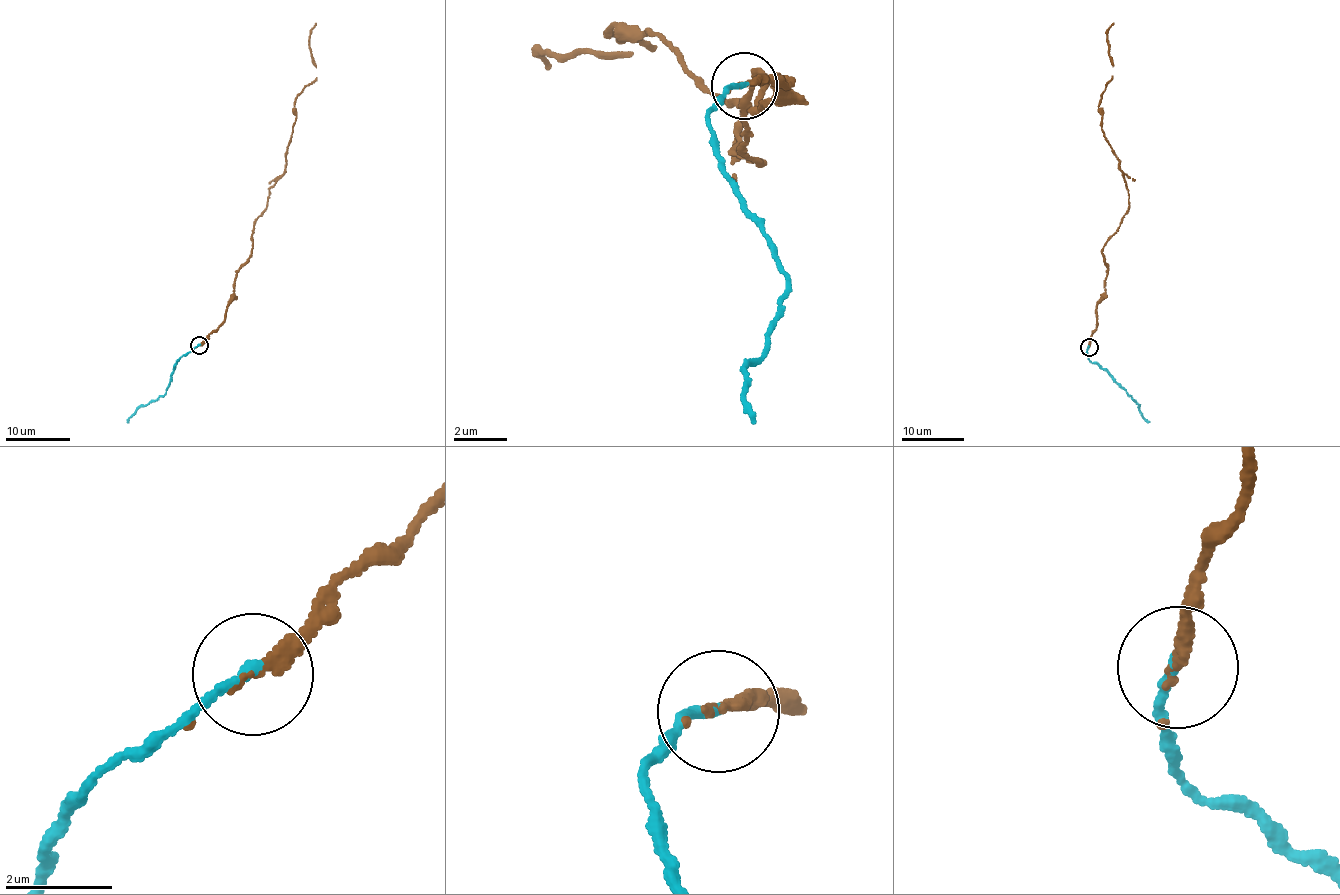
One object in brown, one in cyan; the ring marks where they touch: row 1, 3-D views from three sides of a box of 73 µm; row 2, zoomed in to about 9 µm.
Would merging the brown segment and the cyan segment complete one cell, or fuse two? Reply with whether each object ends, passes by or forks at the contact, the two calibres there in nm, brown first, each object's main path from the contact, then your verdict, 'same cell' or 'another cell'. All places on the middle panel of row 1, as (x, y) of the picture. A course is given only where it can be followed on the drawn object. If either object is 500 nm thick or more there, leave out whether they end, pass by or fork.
brown passes by; cyan ends; calibres 150 and 200 nm; course brown (745, 87), (790, 79), (754, 110), (755, 71), (737, 108), (764, 160), (655, 32), (544, 67); course cyan (745, 87), (727, 85), (705, 120), (732, 185), (789, 277), (772, 333), (744, 375), (753, 424); same cell

